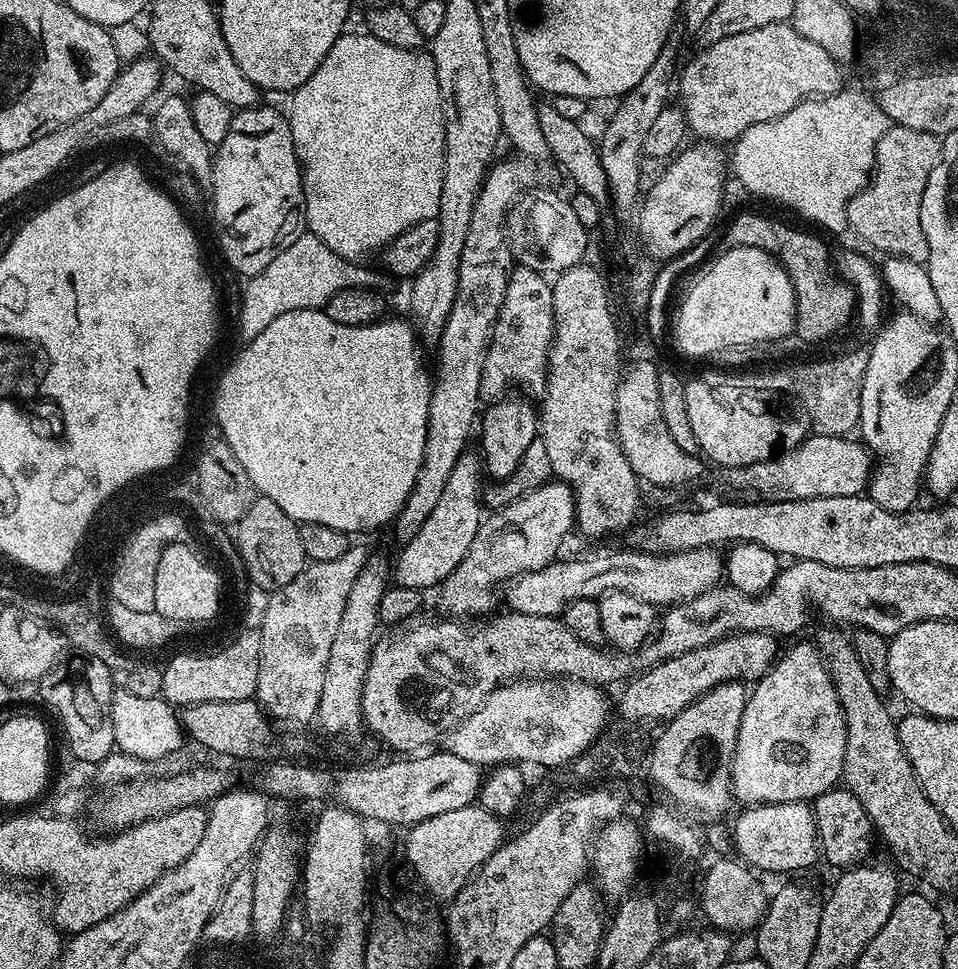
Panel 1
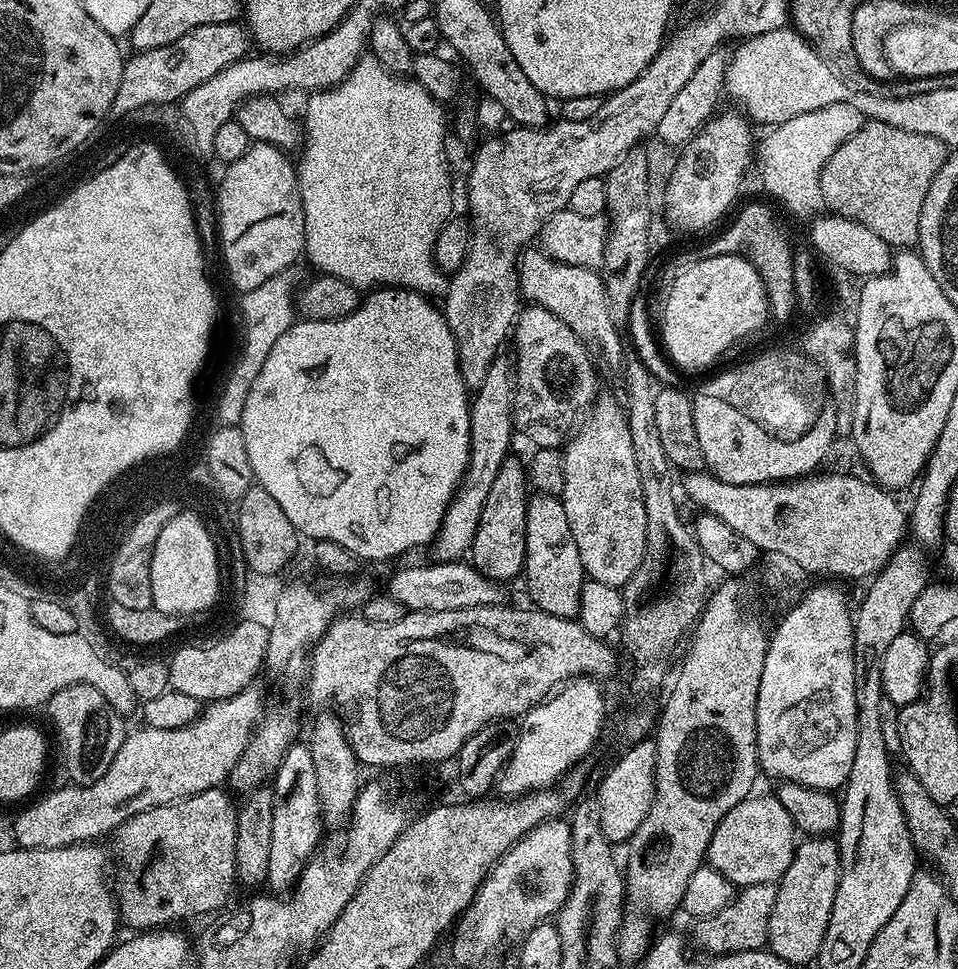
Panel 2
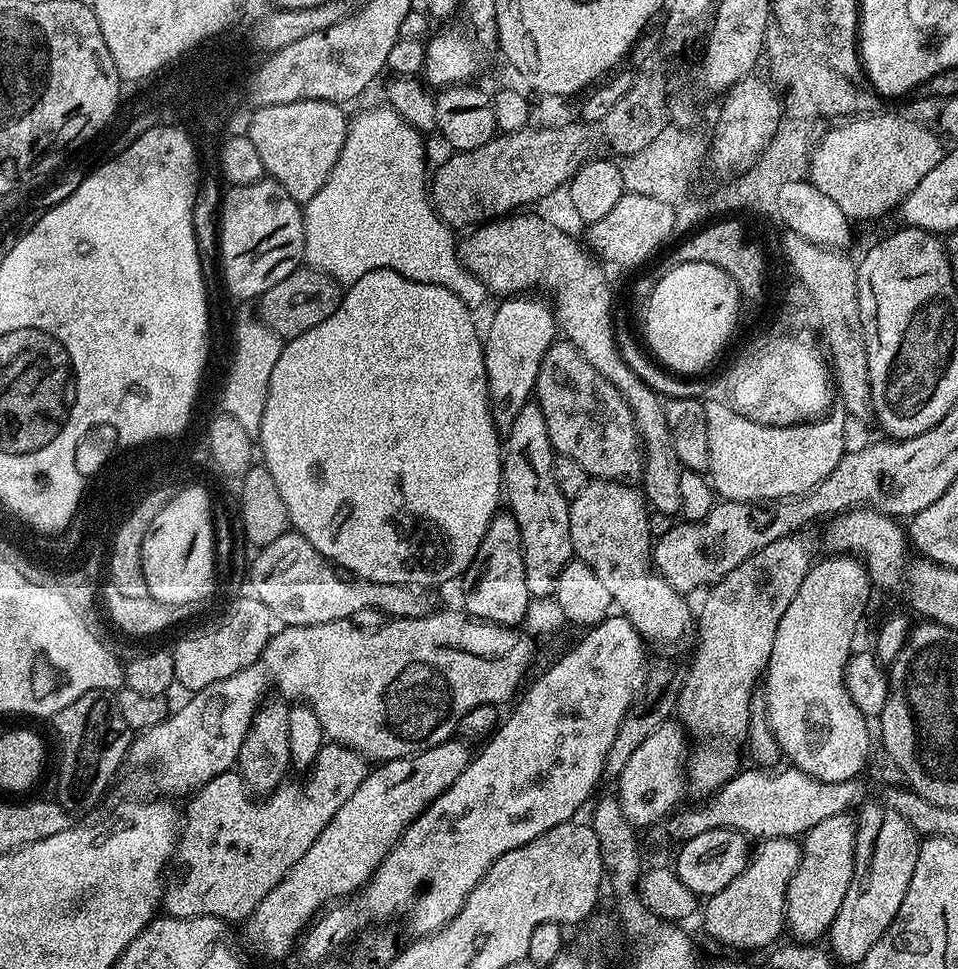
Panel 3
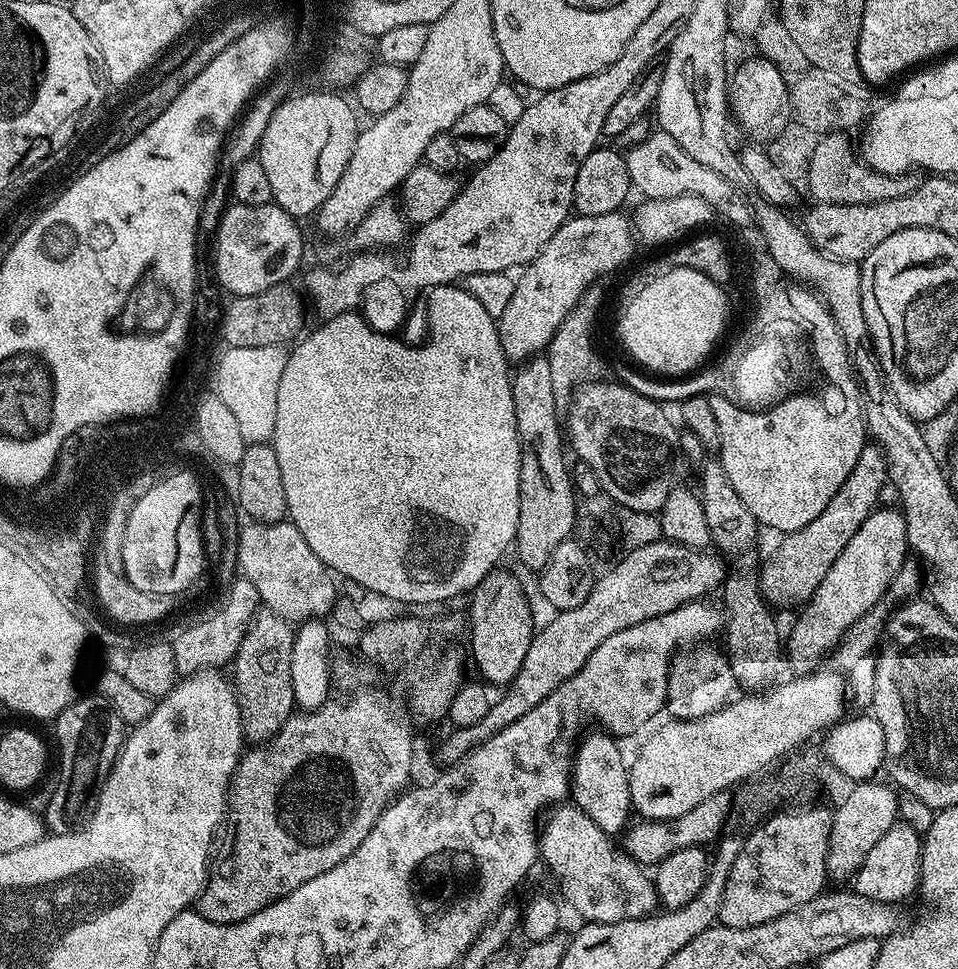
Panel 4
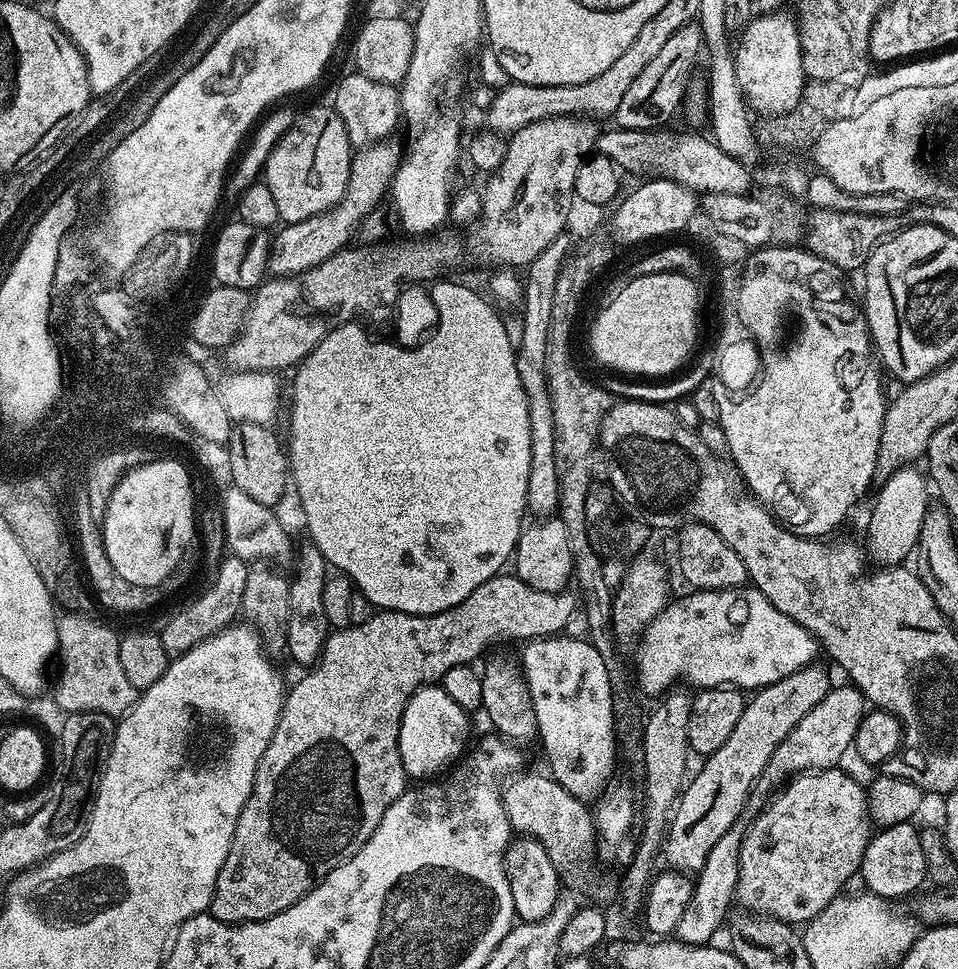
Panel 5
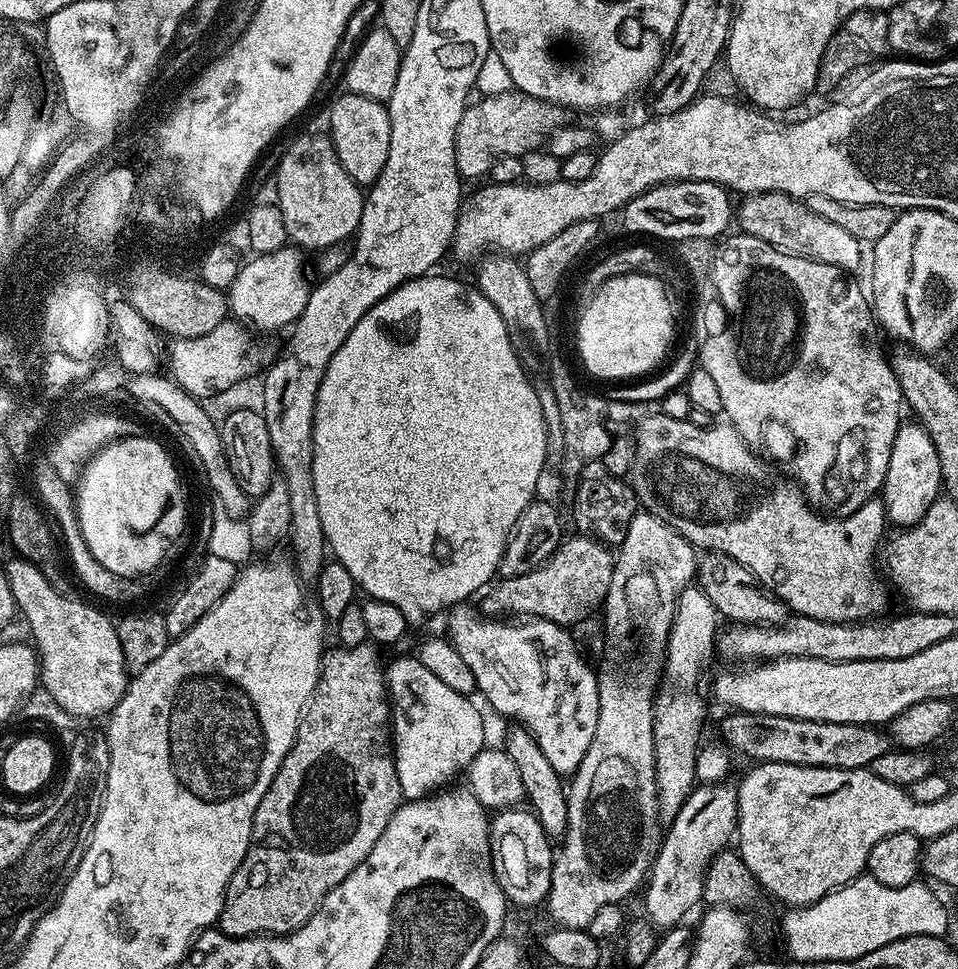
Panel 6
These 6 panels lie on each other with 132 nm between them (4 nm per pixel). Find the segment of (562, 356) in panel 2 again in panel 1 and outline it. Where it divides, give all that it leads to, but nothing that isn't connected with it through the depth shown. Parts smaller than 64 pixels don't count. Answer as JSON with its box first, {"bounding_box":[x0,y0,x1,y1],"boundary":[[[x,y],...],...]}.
{"bounding_box":[481,267,555,401],"boundary":[[[513,267],[506,286],[506,298],[492,328],[492,340],[488,343],[482,366],[481,401],[499,401],[509,391],[508,384],[521,384],[525,393],[543,393],[544,379],[548,376],[548,349],[555,332],[549,277],[529,268]]]}

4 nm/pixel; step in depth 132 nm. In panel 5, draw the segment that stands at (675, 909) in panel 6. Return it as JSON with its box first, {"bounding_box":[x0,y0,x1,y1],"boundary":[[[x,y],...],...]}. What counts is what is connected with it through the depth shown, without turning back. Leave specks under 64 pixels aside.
{"bounding_box":[662,662,834,874],"boundary":[[[813,662],[799,668],[794,674],[774,682],[770,686],[759,689],[756,696],[747,701],[742,710],[742,718],[738,718],[738,726],[734,726],[730,738],[722,742],[714,755],[707,757],[704,764],[694,775],[687,781],[686,787],[680,793],[679,801],[670,817],[668,831],[664,847],[662,849],[663,859],[668,859],[667,867],[669,869],[682,872],[685,874],[698,874],[710,855],[710,850],[714,850],[718,840],[732,827],[738,824],[739,816],[743,814],[744,807],[748,804],[748,795],[753,795],[756,780],[766,768],[767,762],[770,761],[771,755],[774,754],[780,743],[786,739],[790,733],[798,726],[802,718],[808,711],[818,706],[827,694],[834,687],[834,681],[828,677],[826,669],[820,665],[820,662]]]}

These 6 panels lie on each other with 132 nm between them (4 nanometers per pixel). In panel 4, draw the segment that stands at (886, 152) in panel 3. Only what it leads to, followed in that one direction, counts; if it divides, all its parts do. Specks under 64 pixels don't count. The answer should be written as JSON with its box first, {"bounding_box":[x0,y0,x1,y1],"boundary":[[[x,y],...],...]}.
{"bounding_box":[806,132,918,204],"boundary":[[[843,132],[821,135],[816,141],[816,149],[810,159],[806,188],[812,191],[812,200],[822,204],[869,204],[886,202],[886,198],[898,198],[910,194],[918,180],[915,175],[887,176],[868,167],[854,151],[854,144]]]}

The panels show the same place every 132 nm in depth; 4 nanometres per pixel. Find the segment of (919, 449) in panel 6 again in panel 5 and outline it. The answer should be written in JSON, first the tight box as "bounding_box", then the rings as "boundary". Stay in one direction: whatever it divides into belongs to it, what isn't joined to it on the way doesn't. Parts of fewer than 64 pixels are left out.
{"bounding_box":[866,467,930,566],"boundary":[[[919,467],[899,468],[889,480],[879,485],[880,493],[876,496],[876,505],[872,508],[872,517],[868,520],[868,544],[866,552],[880,566],[900,566],[917,551],[920,542],[922,522],[930,507],[930,484]]]}

